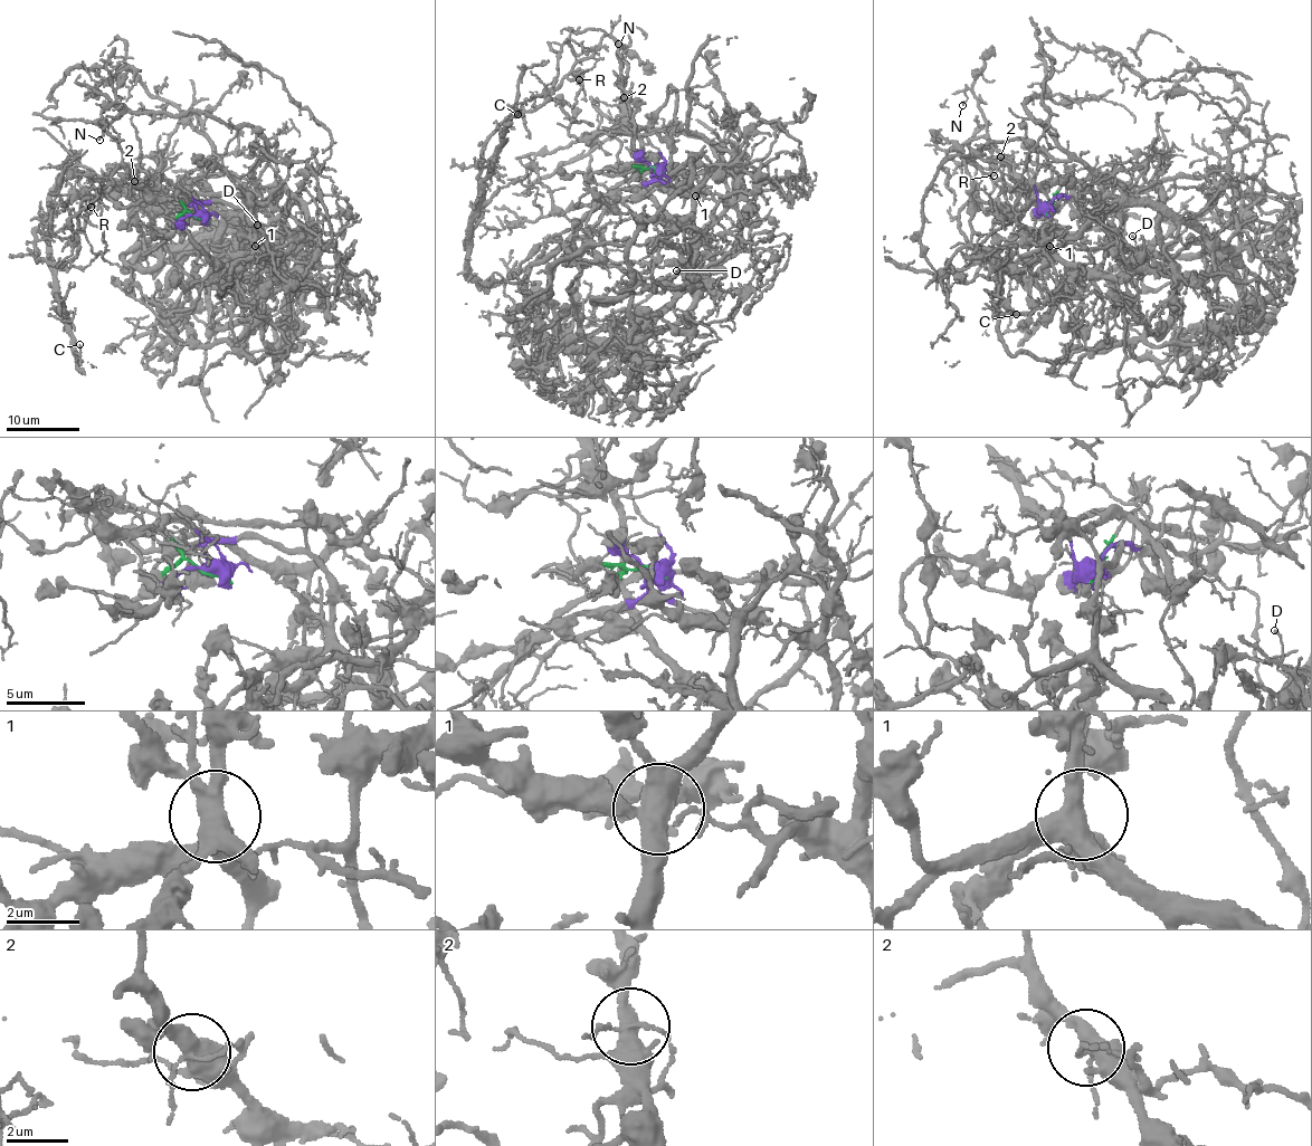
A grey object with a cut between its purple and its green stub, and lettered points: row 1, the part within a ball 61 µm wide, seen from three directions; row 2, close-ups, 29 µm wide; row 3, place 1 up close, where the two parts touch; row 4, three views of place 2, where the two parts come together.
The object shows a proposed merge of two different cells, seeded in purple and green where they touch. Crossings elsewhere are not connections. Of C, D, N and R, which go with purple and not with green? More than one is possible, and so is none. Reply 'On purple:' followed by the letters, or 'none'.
On purple: C, D

